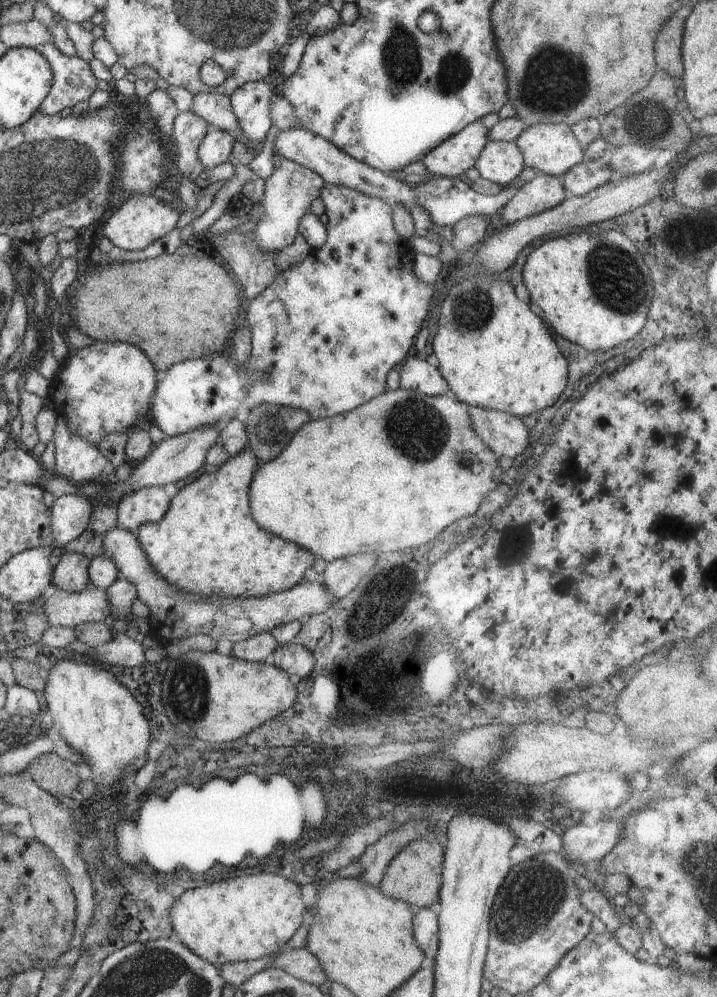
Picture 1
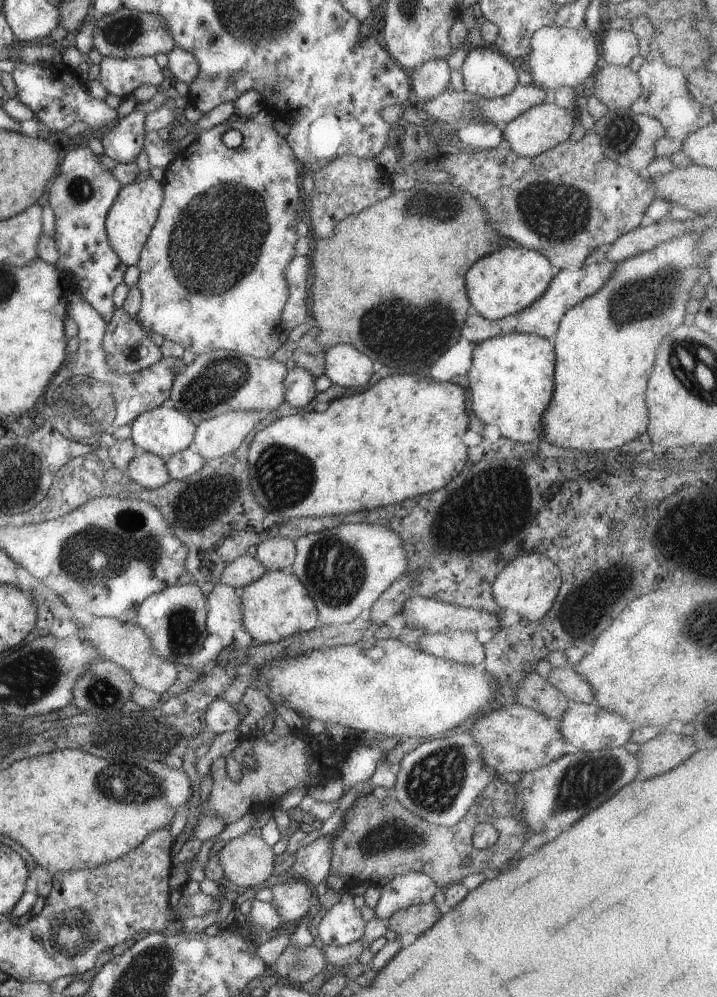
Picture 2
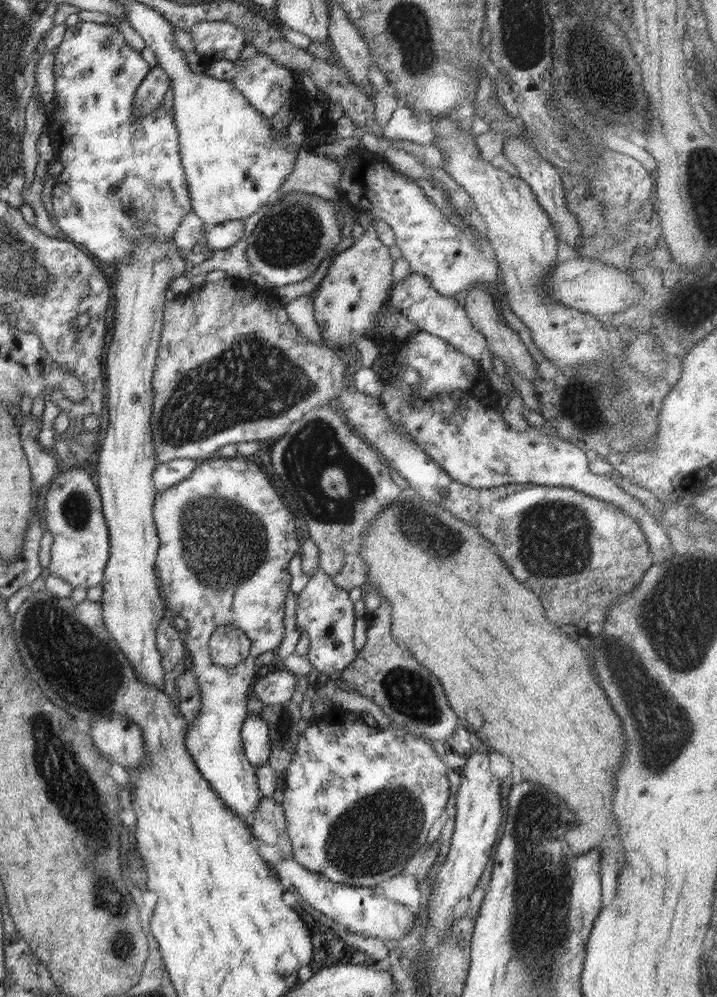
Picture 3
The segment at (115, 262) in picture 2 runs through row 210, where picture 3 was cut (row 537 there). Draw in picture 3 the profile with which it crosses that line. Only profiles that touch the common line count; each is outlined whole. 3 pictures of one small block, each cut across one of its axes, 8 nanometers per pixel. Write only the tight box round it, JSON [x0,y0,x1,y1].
[44,466,109,589]

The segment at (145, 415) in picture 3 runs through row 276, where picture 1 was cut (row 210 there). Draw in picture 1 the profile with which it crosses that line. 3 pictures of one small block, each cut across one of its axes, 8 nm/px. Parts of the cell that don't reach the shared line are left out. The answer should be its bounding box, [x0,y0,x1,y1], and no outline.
[102,195,180,251]

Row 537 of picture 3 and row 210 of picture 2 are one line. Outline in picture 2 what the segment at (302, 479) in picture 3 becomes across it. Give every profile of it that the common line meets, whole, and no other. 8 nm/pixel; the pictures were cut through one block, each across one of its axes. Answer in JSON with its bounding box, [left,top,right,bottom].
[308,156,394,241]

